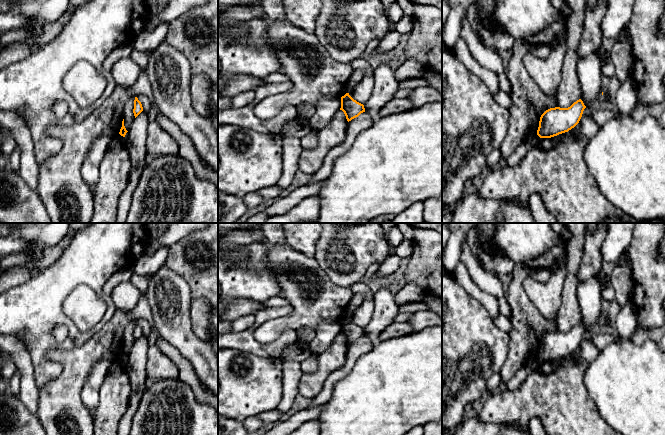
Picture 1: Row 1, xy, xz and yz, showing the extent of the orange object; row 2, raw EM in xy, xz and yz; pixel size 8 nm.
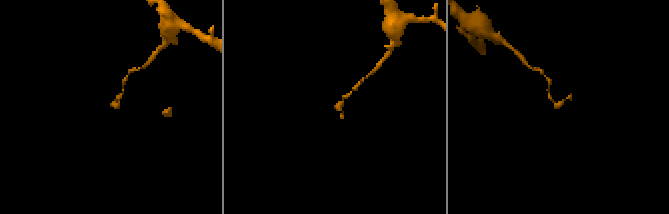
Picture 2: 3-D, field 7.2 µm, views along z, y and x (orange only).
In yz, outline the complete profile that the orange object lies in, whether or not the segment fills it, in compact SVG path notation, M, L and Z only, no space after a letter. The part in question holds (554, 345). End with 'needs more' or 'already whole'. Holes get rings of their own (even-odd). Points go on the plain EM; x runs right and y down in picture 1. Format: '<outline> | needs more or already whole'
M581 323L574 326L568 332L550 332L540 341L537 359L540 362L551 362L568 356L580 345L586 332Z | already whole

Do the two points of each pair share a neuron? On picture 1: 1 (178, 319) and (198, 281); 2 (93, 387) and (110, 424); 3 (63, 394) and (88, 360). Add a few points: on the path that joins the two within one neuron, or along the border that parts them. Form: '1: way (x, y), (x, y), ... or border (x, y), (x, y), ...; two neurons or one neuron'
1: border (178, 275), (187, 283), (192, 298); two neurons
2: border (105, 376), (99, 390), (98, 405), (91, 412); two neurons
3: way (68, 386), (80, 368); one neuron

